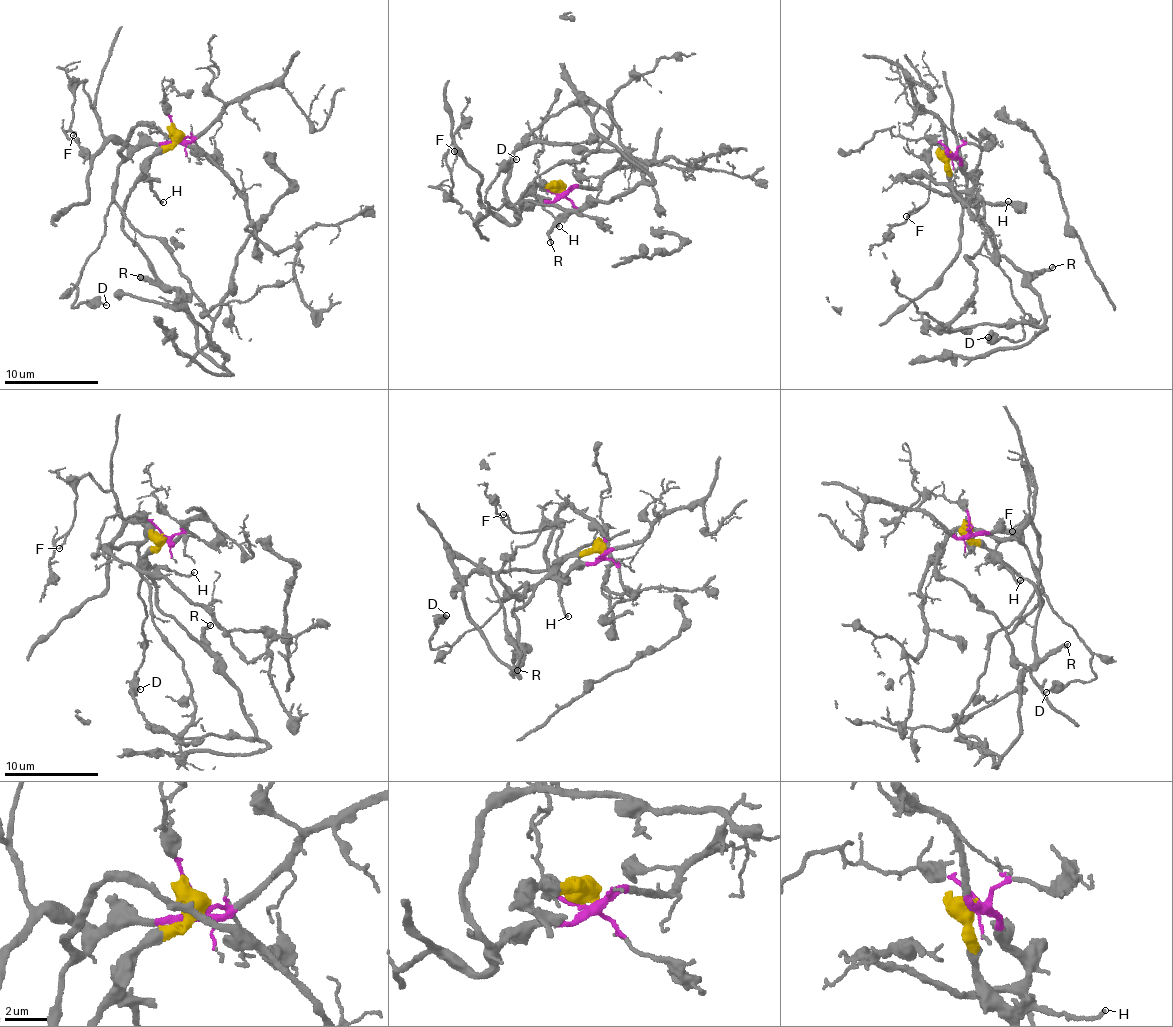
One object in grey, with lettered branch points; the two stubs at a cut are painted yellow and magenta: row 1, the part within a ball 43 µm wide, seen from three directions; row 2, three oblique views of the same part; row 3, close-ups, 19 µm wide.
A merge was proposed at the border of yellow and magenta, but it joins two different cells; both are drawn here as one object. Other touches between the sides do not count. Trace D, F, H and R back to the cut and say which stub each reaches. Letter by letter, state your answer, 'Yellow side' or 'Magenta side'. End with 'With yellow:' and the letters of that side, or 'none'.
D: Magenta side
F: Magenta side
H: Yellow side
R: Yellow side
With yellow: H, R

